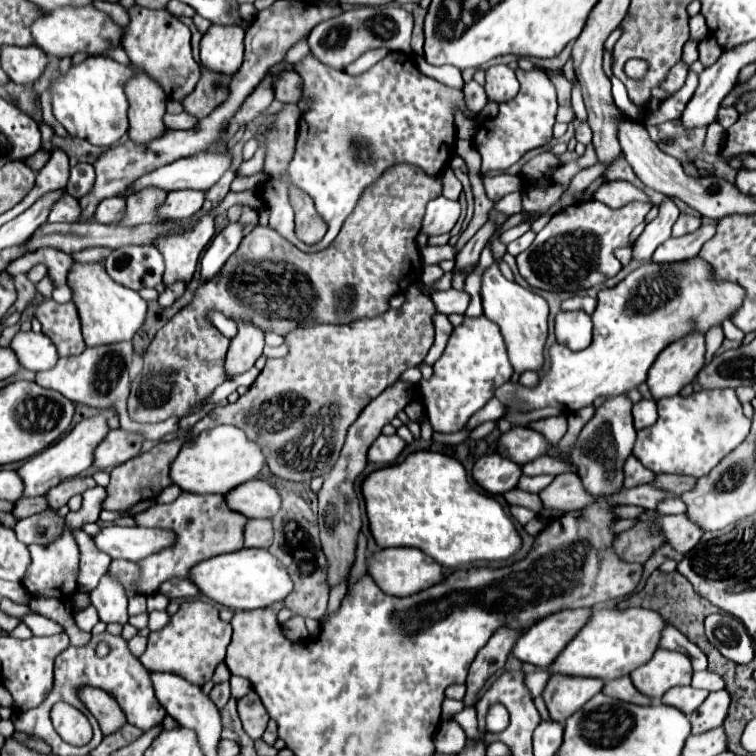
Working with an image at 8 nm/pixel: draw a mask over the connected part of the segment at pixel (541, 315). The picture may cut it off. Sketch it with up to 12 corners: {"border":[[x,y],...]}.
{"border":[[482,273],[484,315],[498,323],[516,373],[538,371],[548,303]]}

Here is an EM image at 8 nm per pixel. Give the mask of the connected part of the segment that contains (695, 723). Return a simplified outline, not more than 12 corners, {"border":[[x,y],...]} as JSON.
{"border":[[726,689],[710,693],[690,715],[696,735],[720,727],[728,715]]}

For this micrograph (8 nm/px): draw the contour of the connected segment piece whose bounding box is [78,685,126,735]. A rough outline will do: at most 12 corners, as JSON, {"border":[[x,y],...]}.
{"border":[[82,685],[78,699],[98,719],[104,735],[126,723],[104,689]]}

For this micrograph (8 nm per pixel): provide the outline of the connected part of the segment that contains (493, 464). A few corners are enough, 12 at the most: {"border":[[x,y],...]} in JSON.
{"border":[[494,453],[476,461],[472,477],[488,493],[518,485],[522,469]]}

